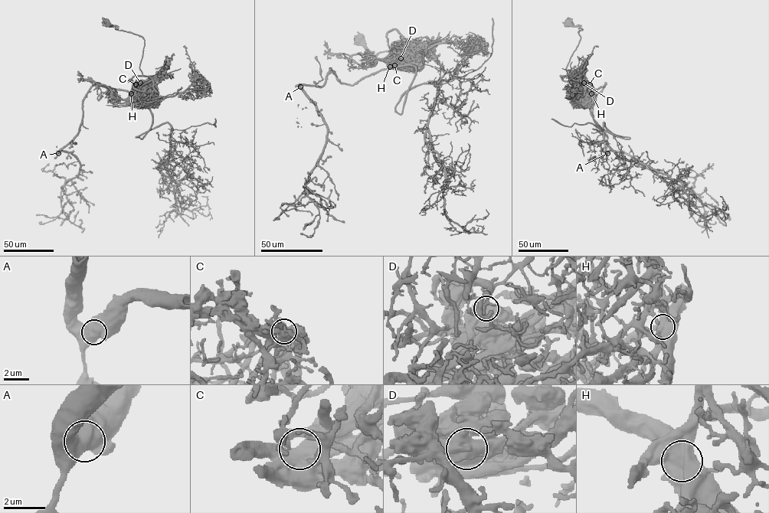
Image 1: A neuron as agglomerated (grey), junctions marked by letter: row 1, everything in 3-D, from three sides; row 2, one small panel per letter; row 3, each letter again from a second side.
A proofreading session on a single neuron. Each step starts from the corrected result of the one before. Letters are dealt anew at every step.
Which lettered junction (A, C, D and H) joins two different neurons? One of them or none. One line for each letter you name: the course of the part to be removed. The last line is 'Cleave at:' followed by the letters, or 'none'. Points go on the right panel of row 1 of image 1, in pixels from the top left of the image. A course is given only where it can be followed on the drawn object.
H: Course of the part to remove: (591, 93), (593, 119), (629, 138), (603, 122), (604, 141), (622, 158), (666, 174), (721, 210), (708, 220)
Cleave at: H

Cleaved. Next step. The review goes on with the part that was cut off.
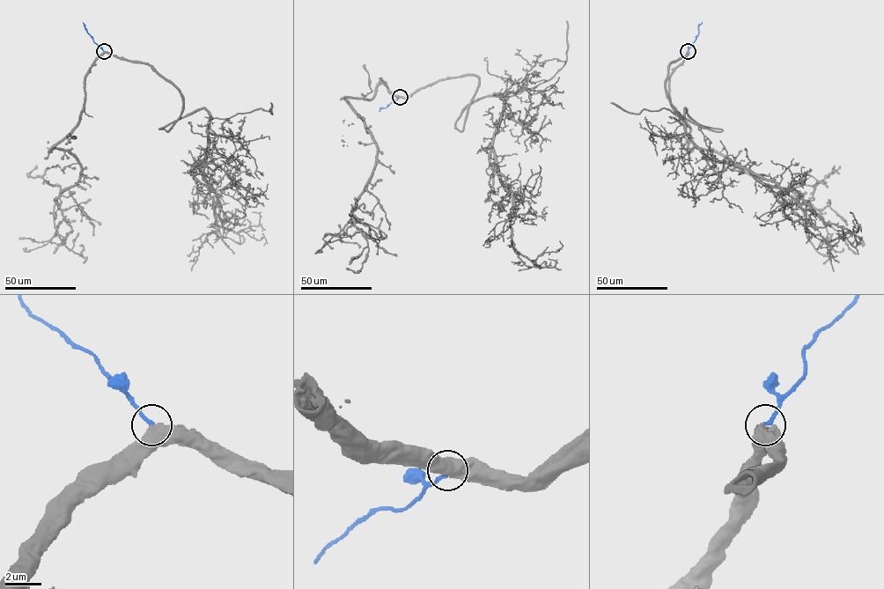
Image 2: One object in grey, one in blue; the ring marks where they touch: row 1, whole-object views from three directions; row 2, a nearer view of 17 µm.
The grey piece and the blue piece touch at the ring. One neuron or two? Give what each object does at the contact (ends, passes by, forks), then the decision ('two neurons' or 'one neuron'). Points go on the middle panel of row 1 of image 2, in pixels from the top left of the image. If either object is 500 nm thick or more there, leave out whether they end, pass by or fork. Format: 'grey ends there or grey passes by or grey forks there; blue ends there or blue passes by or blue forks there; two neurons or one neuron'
two neurons

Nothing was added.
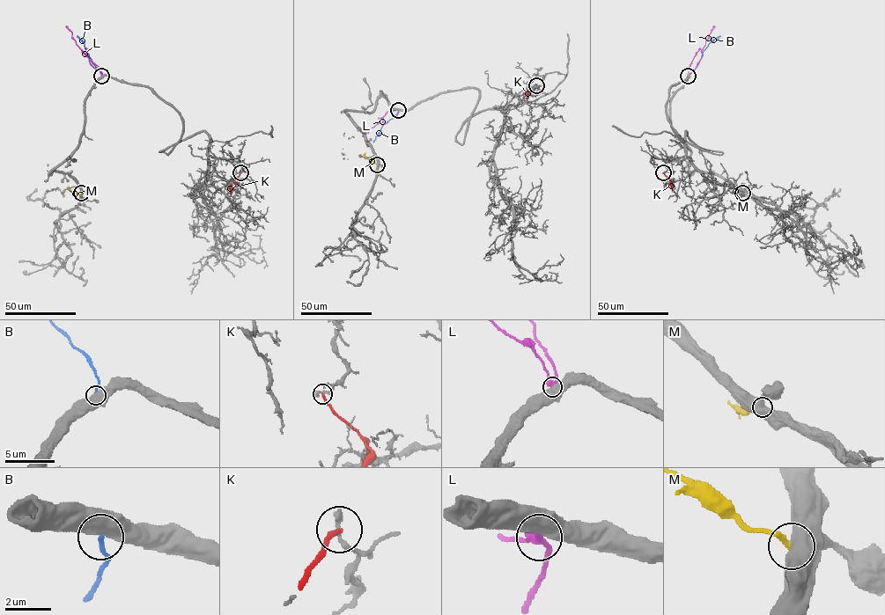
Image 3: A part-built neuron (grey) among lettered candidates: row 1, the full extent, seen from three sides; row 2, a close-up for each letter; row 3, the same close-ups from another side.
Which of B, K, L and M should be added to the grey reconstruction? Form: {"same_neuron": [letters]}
{"same_neuron": []}

